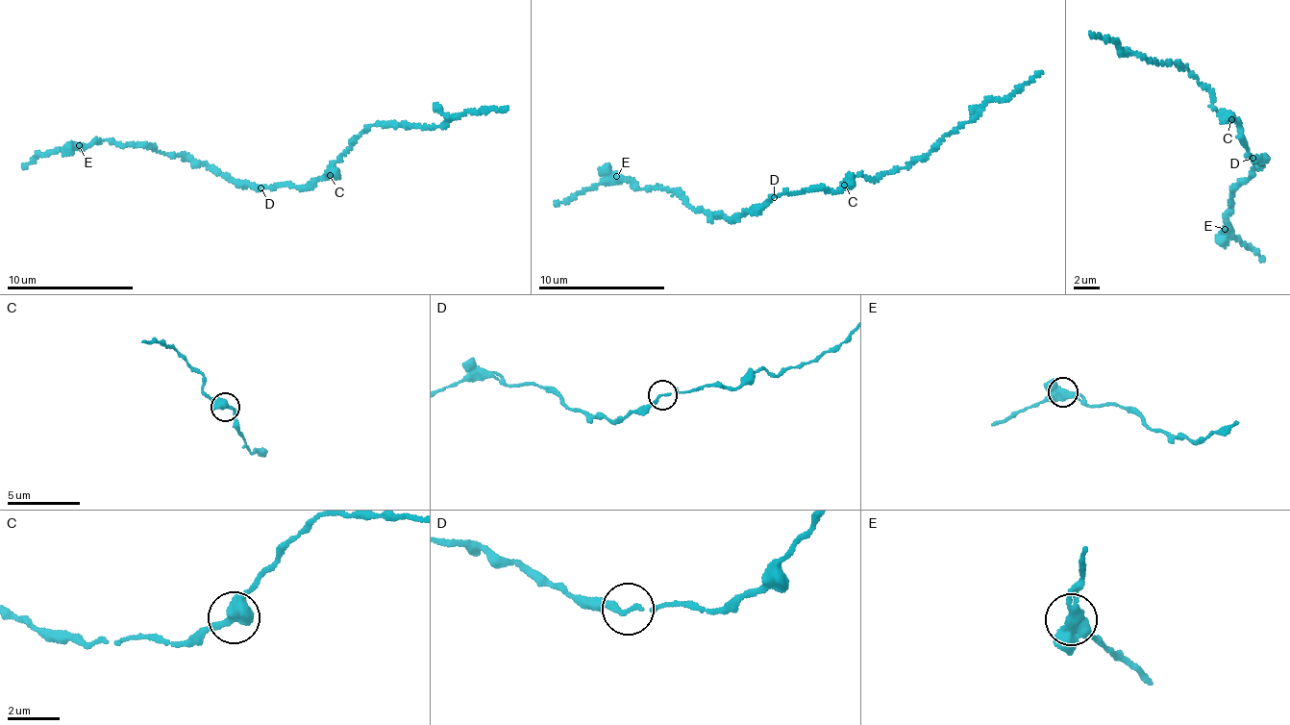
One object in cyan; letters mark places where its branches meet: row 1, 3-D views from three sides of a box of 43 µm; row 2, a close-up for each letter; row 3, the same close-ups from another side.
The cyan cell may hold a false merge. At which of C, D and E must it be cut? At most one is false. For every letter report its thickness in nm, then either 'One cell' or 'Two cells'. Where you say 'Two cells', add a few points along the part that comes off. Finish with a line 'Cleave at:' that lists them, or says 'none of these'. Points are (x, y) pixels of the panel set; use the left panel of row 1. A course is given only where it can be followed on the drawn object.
C: Thickness 480 nm. One cell
D: Thickness 170 nm. One cell
E: Thickness 440 nm. One cell
Cleave at: none of these

